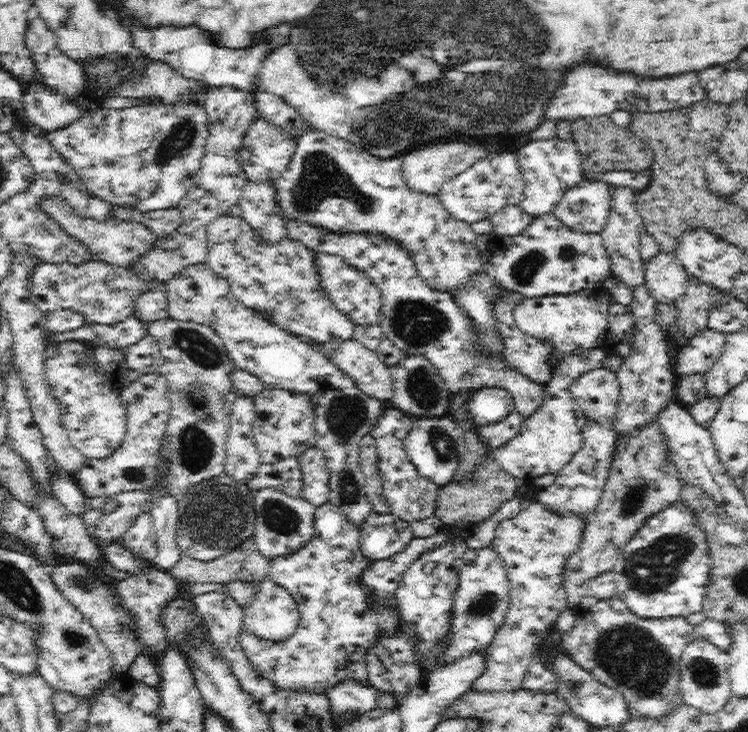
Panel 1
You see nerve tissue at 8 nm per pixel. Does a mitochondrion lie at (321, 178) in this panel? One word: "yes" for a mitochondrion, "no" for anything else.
yes

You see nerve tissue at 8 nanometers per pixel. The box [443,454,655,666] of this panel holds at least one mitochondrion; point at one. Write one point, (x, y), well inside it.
(636, 495)

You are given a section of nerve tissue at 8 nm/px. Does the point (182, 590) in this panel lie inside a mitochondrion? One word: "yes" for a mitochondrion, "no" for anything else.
no

